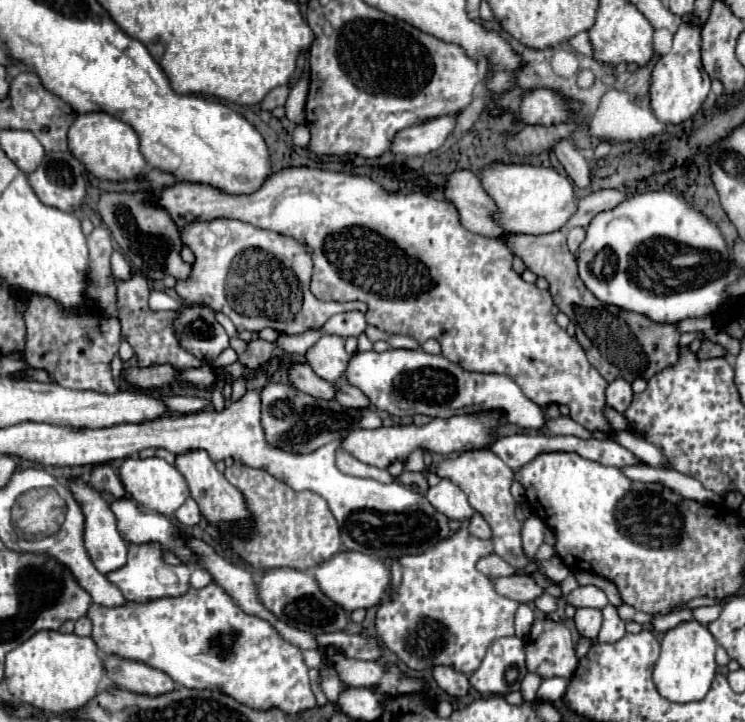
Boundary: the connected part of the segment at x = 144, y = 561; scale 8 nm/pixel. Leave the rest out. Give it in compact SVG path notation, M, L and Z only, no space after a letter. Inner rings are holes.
M129 543L129 557L127 557L127 565L109 573L107 579L111 583L115 583L127 601L135 601L135 603L149 603L153 599L161 599L161 597L177 597L177 595L185 595L185 591L189 591L189 567L187 565L167 565L163 561L163 553L161 547L151 543L151 545L133 545Z

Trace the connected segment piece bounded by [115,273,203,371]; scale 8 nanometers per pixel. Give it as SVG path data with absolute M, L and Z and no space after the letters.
M133 273L129 279L115 279L115 283L117 283L117 319L121 319L121 339L129 341L129 345L133 347L139 367L153 367L153 365L169 363L171 367L183 371L183 369L193 369L193 367L203 365L201 359L197 359L193 353L185 351L179 345L177 331L173 327L173 323L177 319L177 313L175 311L153 311L153 309L149 309L149 293L151 293L151 289L149 289L149 281L145 279L145 275Z

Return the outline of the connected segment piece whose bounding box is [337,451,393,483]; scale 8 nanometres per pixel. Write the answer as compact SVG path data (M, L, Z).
M337 451L337 467L345 475L353 475L353 477L361 477L361 479L377 479L381 483L393 481L393 477L387 471L377 469L377 467L371 467L371 465L365 465L365 463L361 463L359 459L351 457L345 451Z

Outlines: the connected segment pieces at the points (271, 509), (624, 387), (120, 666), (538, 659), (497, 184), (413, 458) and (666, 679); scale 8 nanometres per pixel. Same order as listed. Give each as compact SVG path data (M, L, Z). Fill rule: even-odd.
M235 463L233 467L227 467L225 477L229 483L233 483L243 493L243 497L247 499L247 505L251 507L253 517L257 521L257 529L253 531L251 539L247 539L247 541L243 541L235 535L223 533L225 541L229 541L233 545L233 549L249 565L253 565L257 569L293 567L299 571L307 571L307 569L317 567L319 563L331 559L335 553L341 551L339 527L335 523L335 517L331 515L325 499L319 497L317 493L311 493L311 491L297 493L283 481L271 477L267 471L251 469L243 463Z
M617 379L613 383L609 383L607 387L607 405L619 413L625 413L629 403L633 401L633 389L631 383L627 383L625 379Z
M107 657L105 661L107 677L121 689L141 693L141 695L165 695L177 685L169 675L159 669L153 669L139 661L127 661L121 657Z
M543 619L535 621L527 637L527 671L539 677L569 679L577 669L575 645L563 623Z
M493 163L481 171L479 179L497 203L499 223L515 235L547 235L559 231L577 211L577 195L571 181L547 167Z
M417 449L409 455L407 459L407 465L403 465L403 471L409 471L409 473L423 473L425 471L425 465L423 465L423 451Z
M687 621L675 629L669 629L661 641L661 655L653 669L653 683L657 691L675 703L701 701L707 695L717 673L715 647L717 643L709 629L697 621Z

